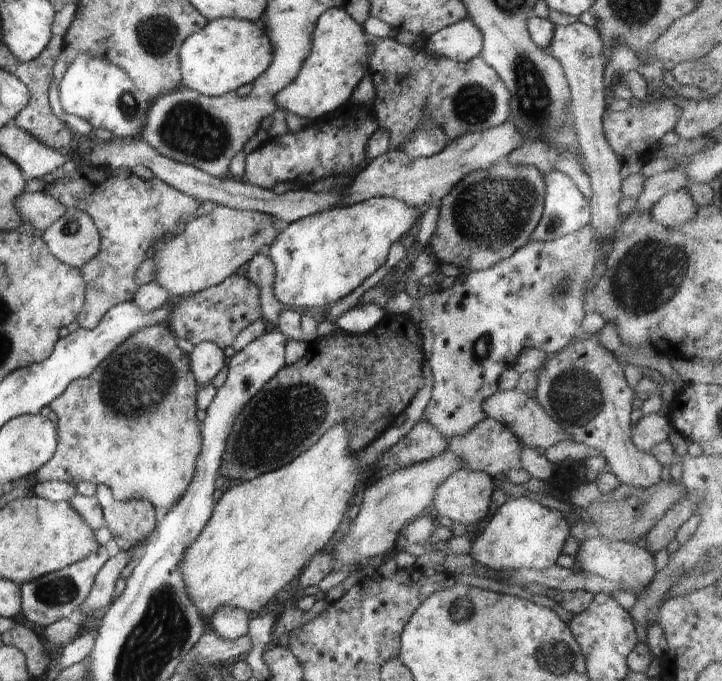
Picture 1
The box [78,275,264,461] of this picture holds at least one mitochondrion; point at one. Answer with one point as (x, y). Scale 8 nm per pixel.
(133, 386)

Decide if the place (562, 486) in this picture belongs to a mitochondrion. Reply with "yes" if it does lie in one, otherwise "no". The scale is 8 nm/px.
no

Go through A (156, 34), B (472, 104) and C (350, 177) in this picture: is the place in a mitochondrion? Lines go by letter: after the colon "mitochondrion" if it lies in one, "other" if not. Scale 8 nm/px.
A: mitochondrion
B: mitochondrion
C: other

